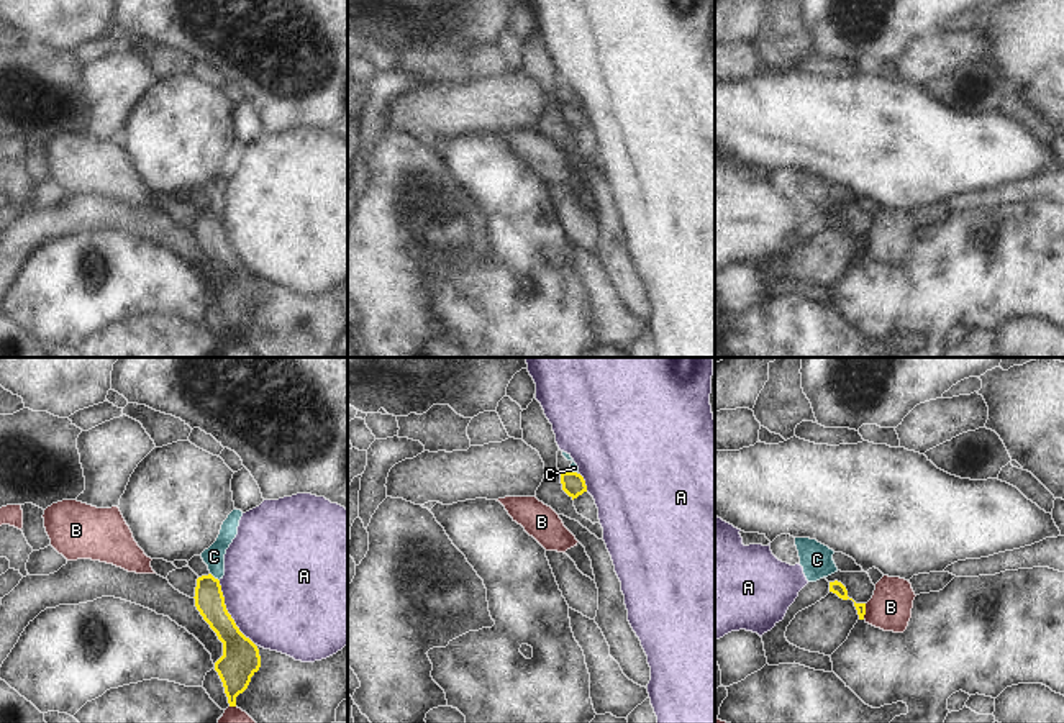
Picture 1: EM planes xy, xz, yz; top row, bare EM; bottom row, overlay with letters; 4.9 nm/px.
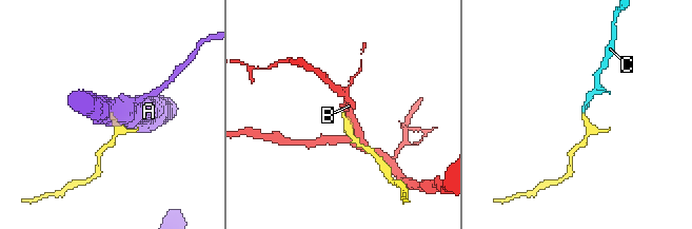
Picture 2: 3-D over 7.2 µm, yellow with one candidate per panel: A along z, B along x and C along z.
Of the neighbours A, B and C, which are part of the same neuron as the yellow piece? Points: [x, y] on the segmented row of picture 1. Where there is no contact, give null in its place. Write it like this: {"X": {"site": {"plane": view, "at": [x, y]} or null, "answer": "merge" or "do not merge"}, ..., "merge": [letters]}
{"A": {"site": {"plane": "xy", "at": [228, 613]}, "answer": "do not merge"}, "B": {"site": {"plane": "yz", "at": [864, 612]}, "answer": "do not merge"}, "C": {"site": {"plane": "xy", "at": [213, 577]}, "answer": "merge"}, "merge": ["C"]}

